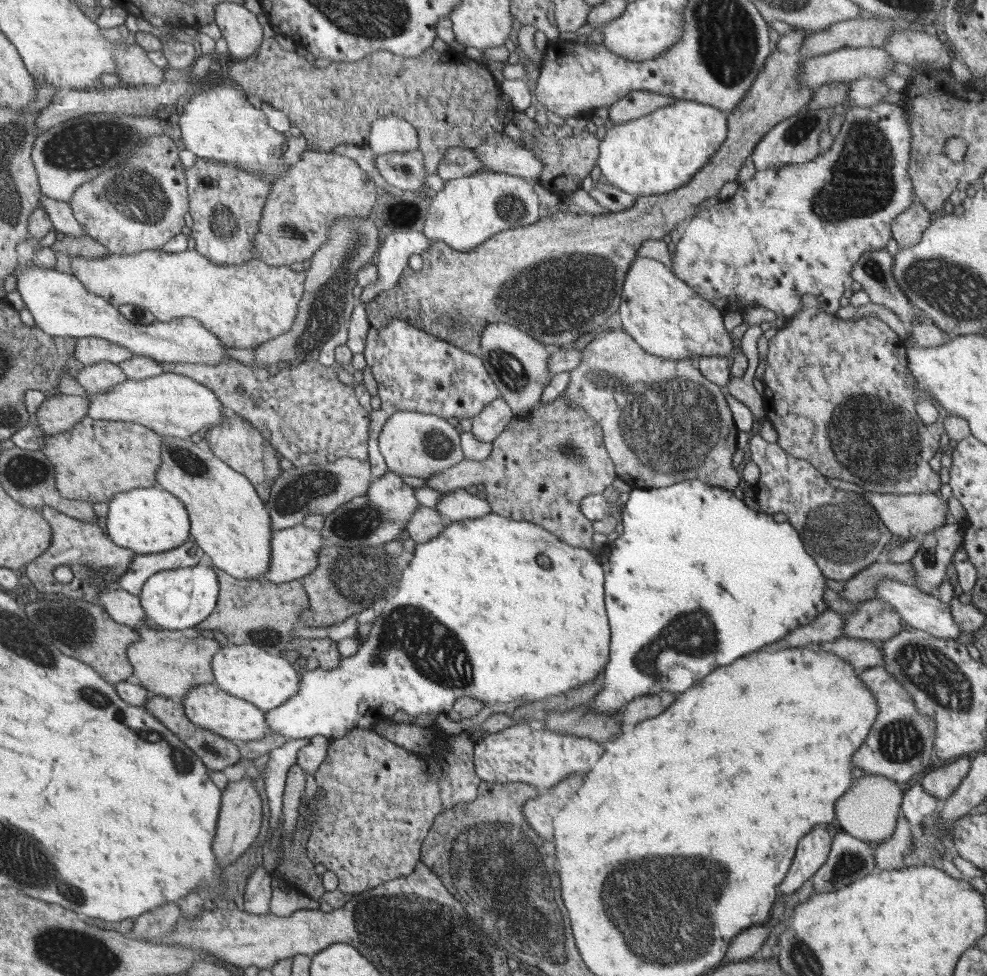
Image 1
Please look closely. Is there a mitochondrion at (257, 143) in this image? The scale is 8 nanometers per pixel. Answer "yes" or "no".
no

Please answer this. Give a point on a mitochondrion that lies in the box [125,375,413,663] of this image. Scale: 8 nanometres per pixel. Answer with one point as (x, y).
(338, 577)

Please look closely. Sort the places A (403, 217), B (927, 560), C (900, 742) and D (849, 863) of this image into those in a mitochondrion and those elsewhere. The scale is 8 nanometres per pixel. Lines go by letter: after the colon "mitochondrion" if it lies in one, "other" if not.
A: mitochondrion
B: mitochondrion
C: mitochondrion
D: mitochondrion

